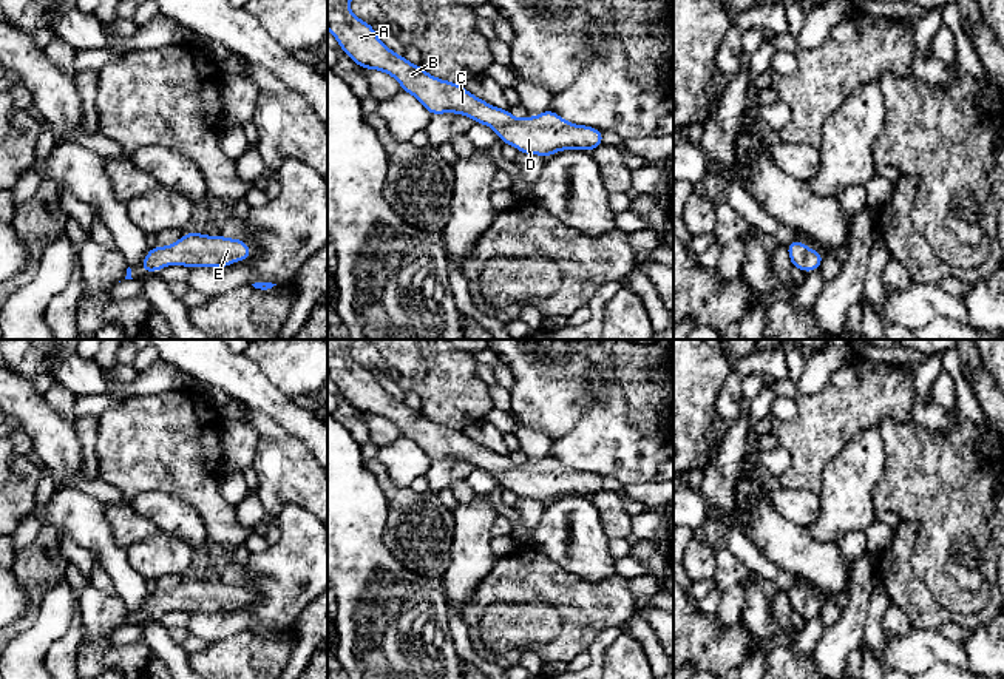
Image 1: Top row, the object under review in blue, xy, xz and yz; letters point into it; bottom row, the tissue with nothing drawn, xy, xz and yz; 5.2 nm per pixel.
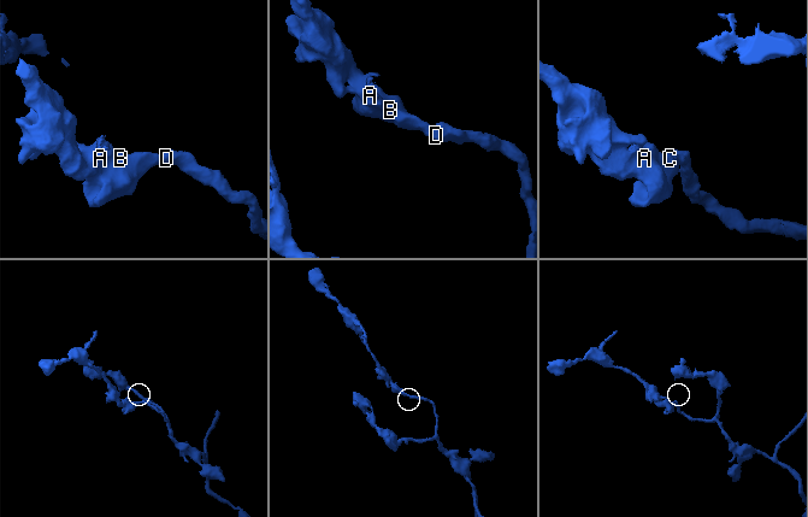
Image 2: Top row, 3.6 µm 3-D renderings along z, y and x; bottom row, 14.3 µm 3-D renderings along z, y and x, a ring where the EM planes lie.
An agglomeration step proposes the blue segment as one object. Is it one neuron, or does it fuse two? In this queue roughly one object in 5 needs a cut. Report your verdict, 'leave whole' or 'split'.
leave whole

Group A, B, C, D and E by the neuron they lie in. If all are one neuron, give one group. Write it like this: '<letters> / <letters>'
A B C D E

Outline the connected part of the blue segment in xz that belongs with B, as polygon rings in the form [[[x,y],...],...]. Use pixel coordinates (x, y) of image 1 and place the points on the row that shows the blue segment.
[[[327,0],[327,29],[340,48],[363,69],[392,76],[402,90],[412,94],[431,116],[456,113],[491,127],[504,144],[525,154],[548,157],[561,150],[592,151],[602,145],[602,131],[575,125],[545,110],[536,117],[516,119],[510,110],[496,108],[466,91],[462,85],[437,79],[420,65],[397,56],[366,23],[351,12],[351,0]]]

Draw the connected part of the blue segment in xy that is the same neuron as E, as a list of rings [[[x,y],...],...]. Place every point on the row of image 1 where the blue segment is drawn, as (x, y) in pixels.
[[[184,233],[171,245],[150,248],[141,264],[144,272],[159,272],[167,265],[229,267],[235,261],[250,258],[250,248],[243,239]]]

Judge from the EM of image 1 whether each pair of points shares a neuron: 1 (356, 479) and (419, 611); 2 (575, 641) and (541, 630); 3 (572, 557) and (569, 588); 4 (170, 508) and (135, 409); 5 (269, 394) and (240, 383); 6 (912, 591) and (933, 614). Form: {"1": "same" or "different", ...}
{"1": "same", "2": "different", "3": "different", "4": "different", "5": "same", "6": "same"}

